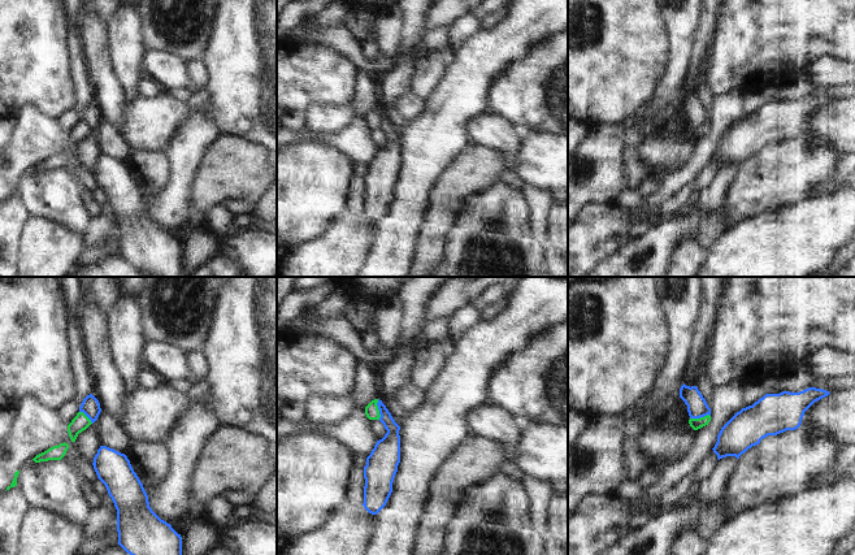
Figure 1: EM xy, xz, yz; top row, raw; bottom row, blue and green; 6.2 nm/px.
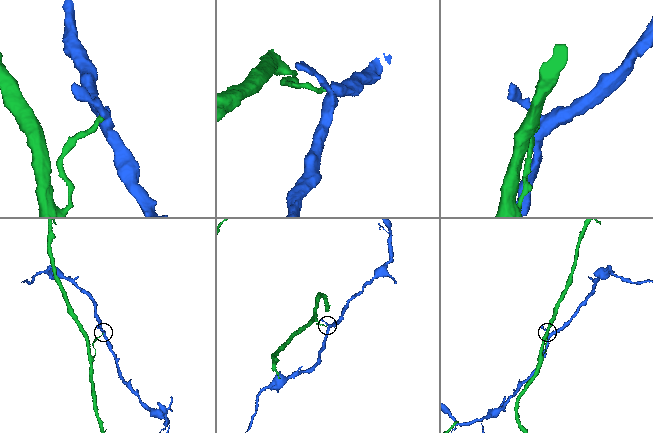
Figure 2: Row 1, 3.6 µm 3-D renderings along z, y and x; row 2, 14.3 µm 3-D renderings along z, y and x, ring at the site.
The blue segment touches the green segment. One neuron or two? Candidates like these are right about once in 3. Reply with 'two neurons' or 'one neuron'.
two neurons

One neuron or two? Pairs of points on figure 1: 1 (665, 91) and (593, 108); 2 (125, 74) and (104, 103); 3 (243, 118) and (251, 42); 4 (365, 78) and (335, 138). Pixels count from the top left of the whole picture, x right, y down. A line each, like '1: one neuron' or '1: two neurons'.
1: two neurons
2: two neurons
3: one neuron
4: one neuron

